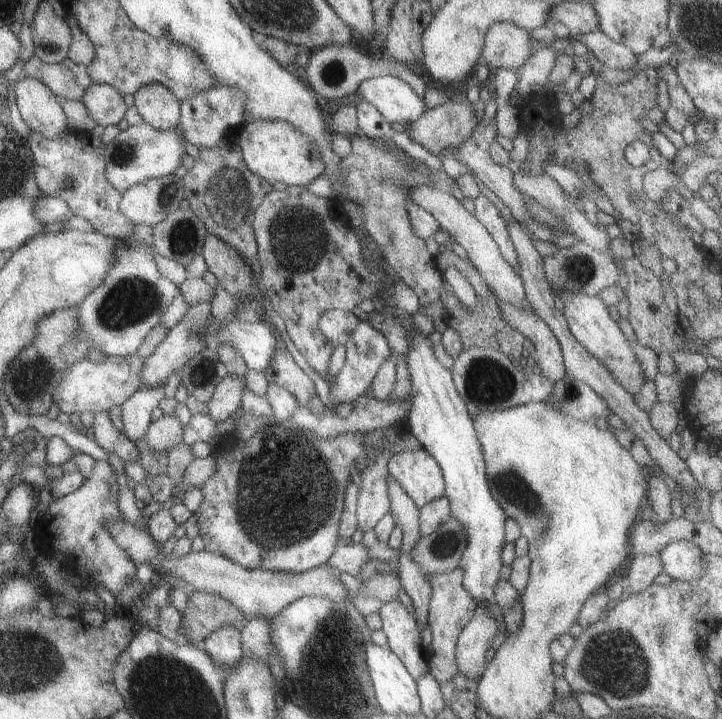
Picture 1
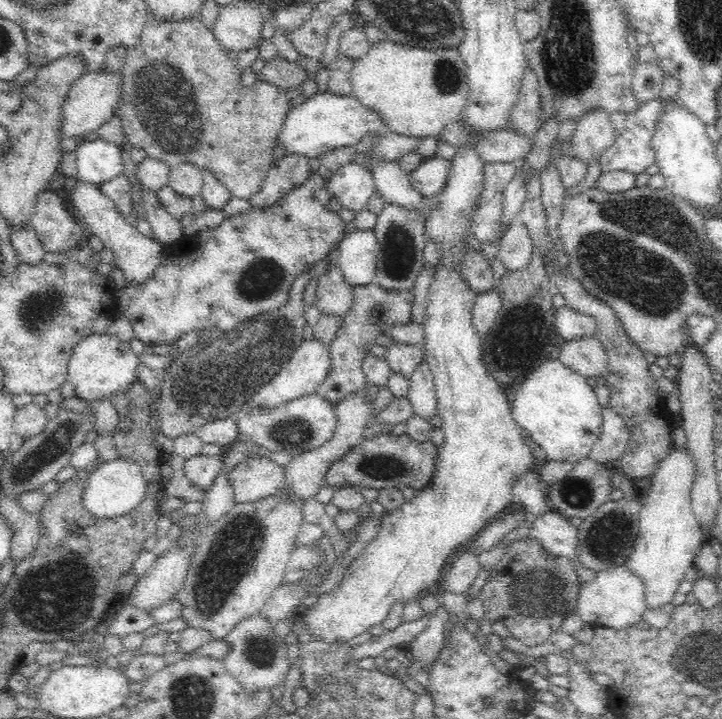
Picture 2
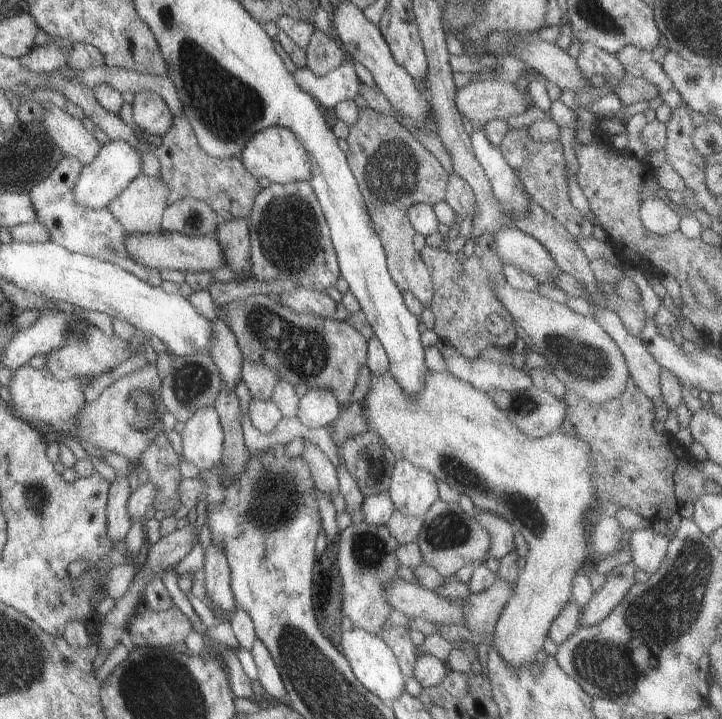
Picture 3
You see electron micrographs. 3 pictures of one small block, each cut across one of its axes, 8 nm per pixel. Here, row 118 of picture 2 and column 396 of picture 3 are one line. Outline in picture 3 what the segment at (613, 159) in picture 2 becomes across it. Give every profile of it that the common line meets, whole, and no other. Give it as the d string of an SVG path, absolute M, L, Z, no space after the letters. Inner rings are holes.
M395 625L379 630L379 638L391 649L395 655L399 670L404 677L411 677L414 662L418 654L415 654L415 645L408 635L408 628L405 625Z

